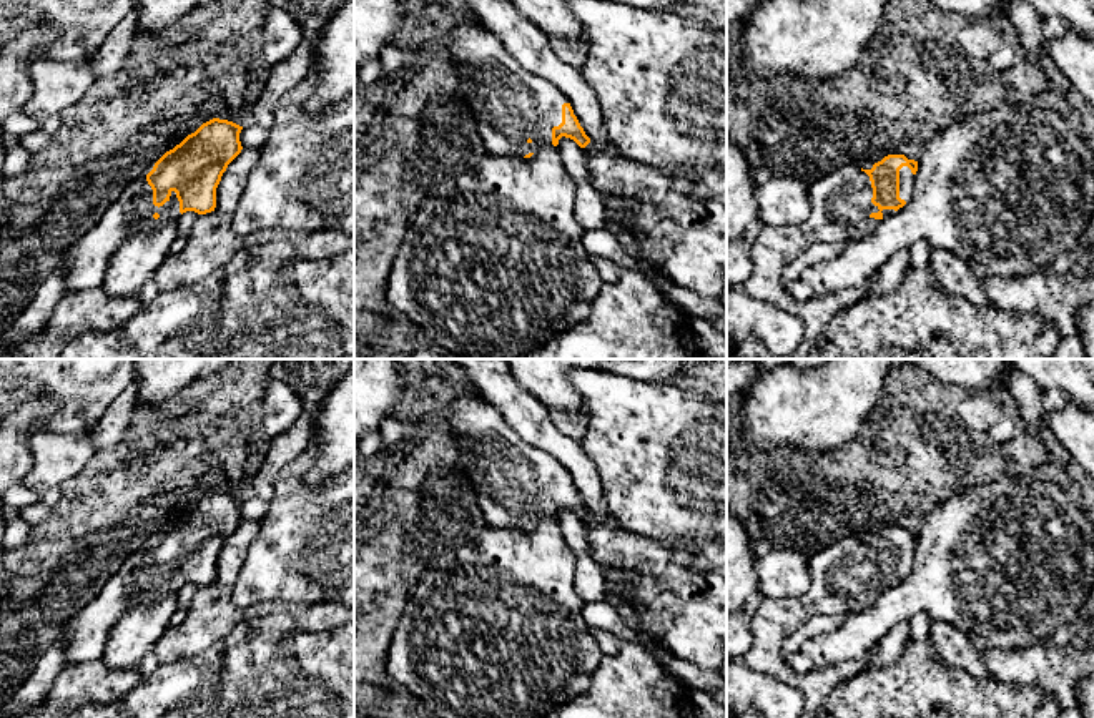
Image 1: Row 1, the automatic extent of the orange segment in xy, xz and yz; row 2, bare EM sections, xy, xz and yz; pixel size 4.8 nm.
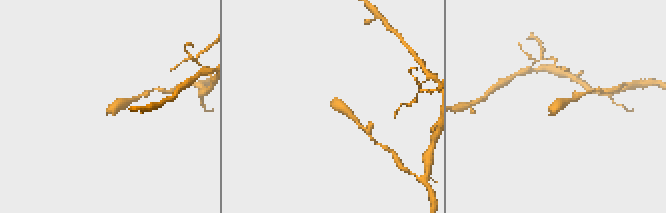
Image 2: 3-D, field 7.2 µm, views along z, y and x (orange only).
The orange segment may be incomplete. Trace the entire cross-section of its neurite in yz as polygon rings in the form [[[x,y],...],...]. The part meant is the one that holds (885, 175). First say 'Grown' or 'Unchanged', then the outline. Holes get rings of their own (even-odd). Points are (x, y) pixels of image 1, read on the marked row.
Grown. [[[888,155],[863,170],[848,163],[810,183],[810,214],[800,226],[810,243],[853,243],[911,198],[918,161]]]

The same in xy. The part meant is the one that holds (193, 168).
Grown. [[[213,118],[166,151],[146,176],[133,180],[98,223],[65,253],[62,273],[70,291],[101,288],[110,258],[131,233],[153,231],[178,219],[186,211],[198,214],[214,211],[221,176],[243,150],[241,130],[243,126],[233,121]]]

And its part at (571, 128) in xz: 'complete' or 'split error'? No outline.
split error

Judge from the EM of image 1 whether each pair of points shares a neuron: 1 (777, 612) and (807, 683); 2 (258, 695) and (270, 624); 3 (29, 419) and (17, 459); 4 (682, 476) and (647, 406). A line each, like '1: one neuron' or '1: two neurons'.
1: one neuron
2: one neuron
3: one neuron
4: one neuron

